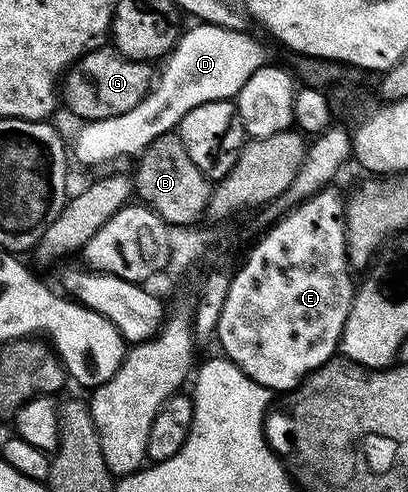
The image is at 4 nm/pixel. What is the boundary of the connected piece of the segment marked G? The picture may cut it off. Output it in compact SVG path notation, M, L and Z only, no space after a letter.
M103 45L82 55L62 79L62 102L69 106L78 119L96 121L128 112L142 101L153 87L154 70L147 62L135 62L122 56L115 48Z

